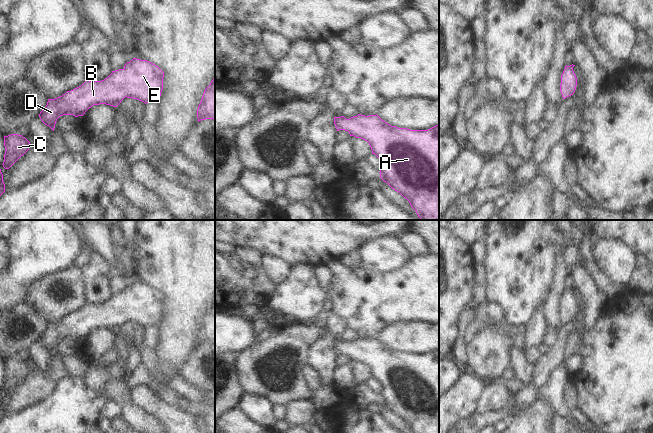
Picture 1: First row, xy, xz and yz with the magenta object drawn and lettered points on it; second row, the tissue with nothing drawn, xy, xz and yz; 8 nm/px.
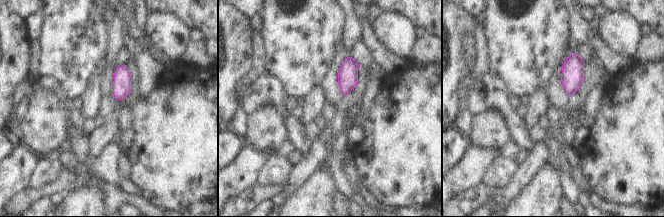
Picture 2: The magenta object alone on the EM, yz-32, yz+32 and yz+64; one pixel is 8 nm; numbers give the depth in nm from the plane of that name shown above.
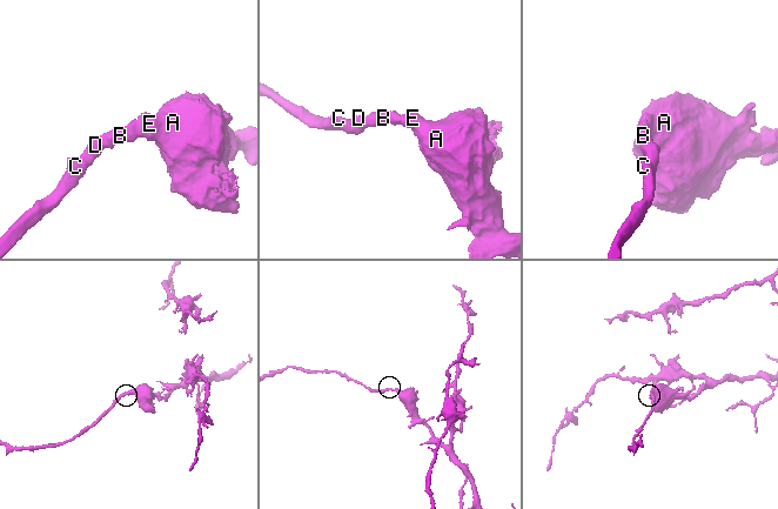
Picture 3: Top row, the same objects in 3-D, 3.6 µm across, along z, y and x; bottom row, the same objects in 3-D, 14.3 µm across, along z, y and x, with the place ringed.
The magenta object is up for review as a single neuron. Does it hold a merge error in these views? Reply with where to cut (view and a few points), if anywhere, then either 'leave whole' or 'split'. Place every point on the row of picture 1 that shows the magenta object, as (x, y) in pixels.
no cut; leave whole

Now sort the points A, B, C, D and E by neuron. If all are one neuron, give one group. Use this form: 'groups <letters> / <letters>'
groups A B C D E

